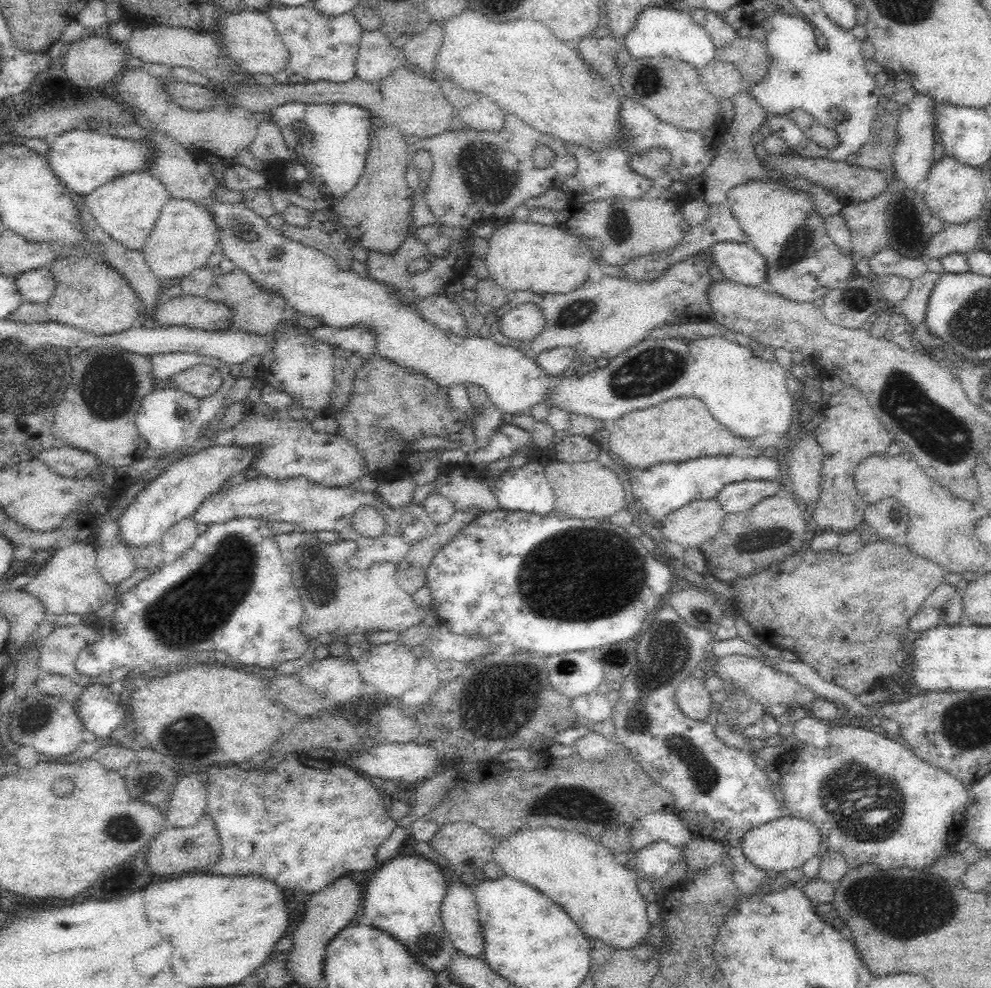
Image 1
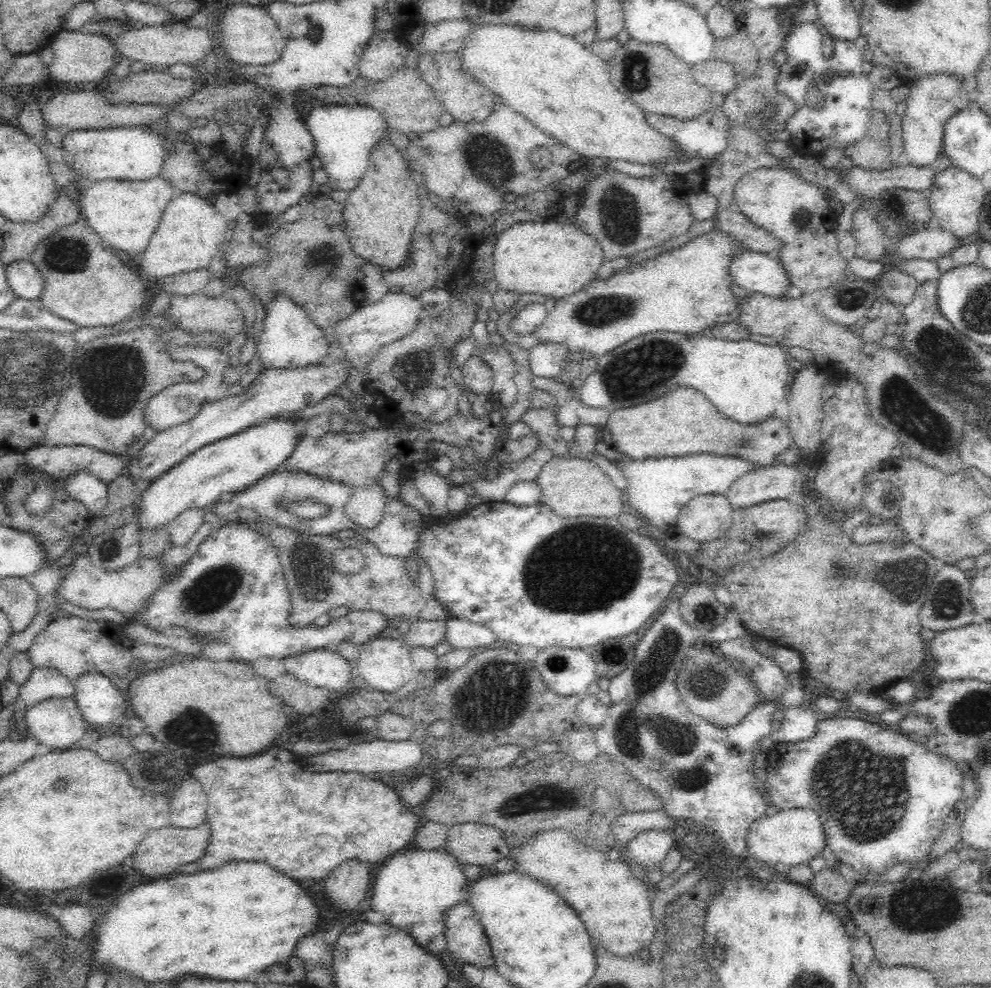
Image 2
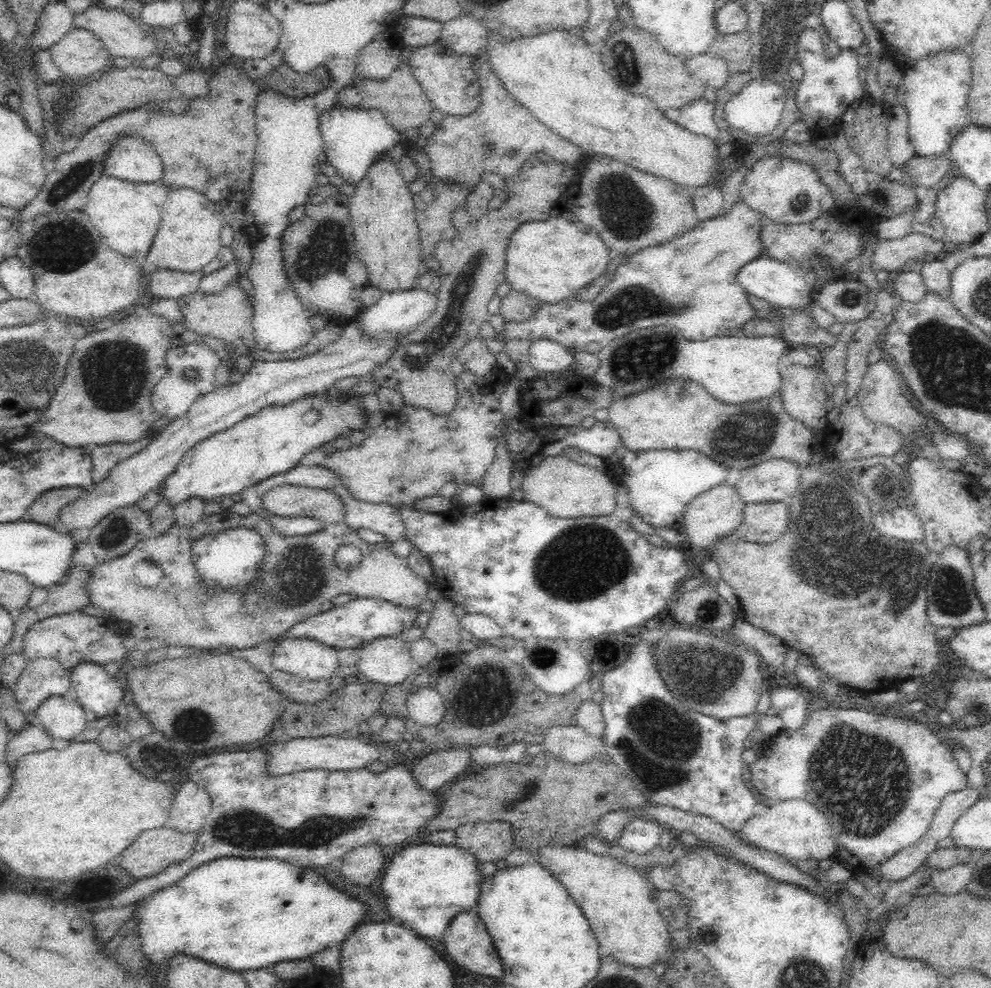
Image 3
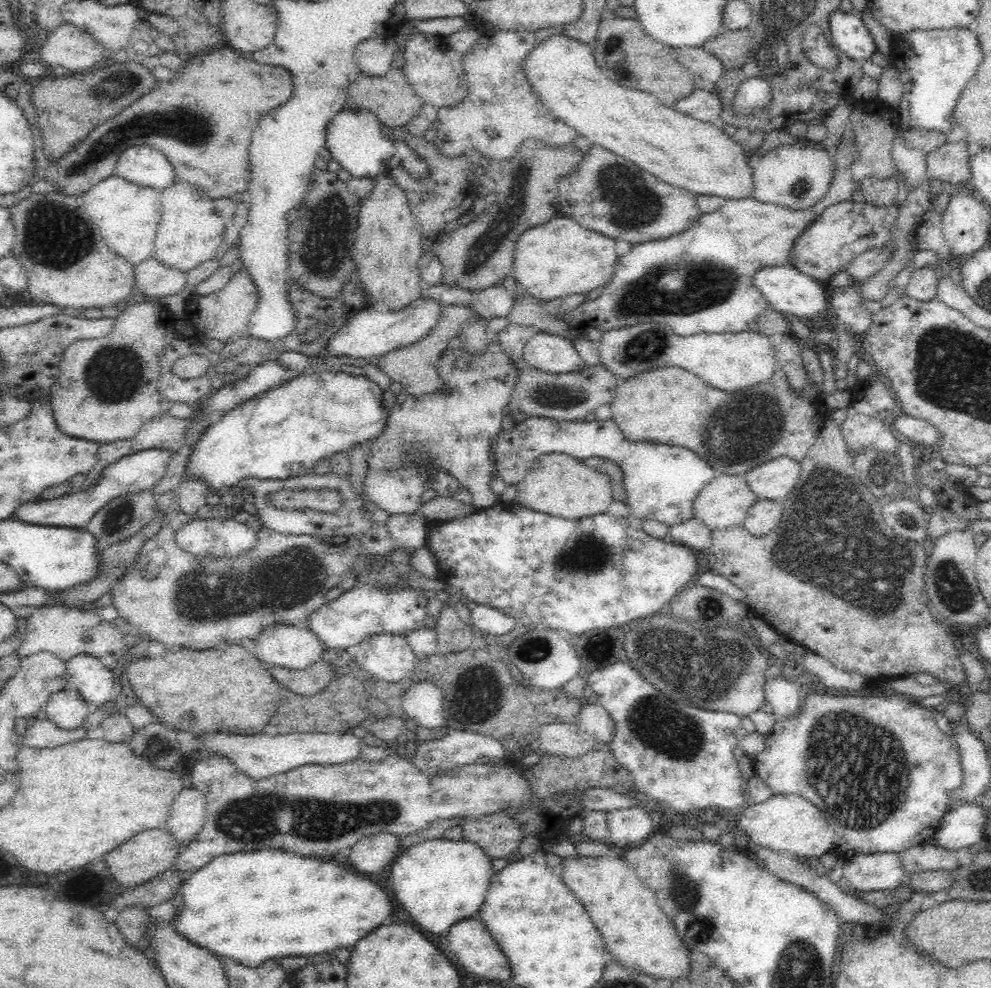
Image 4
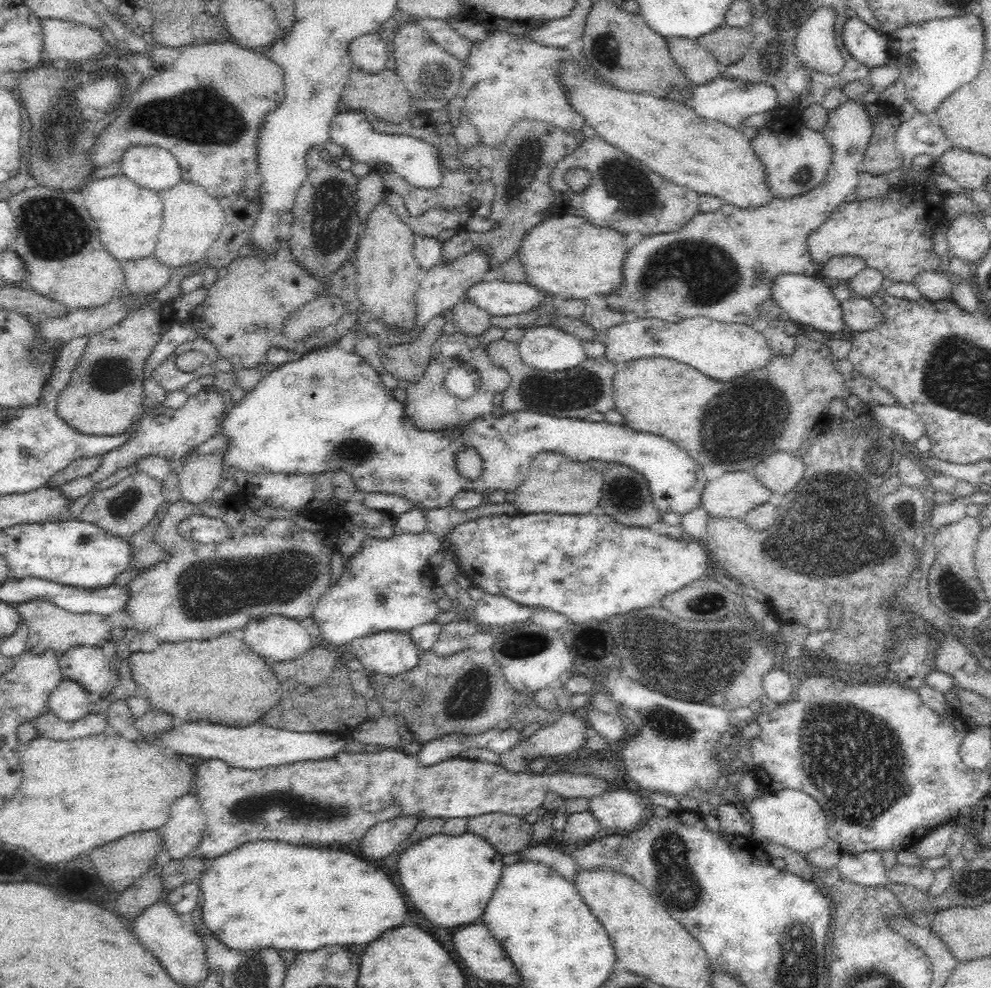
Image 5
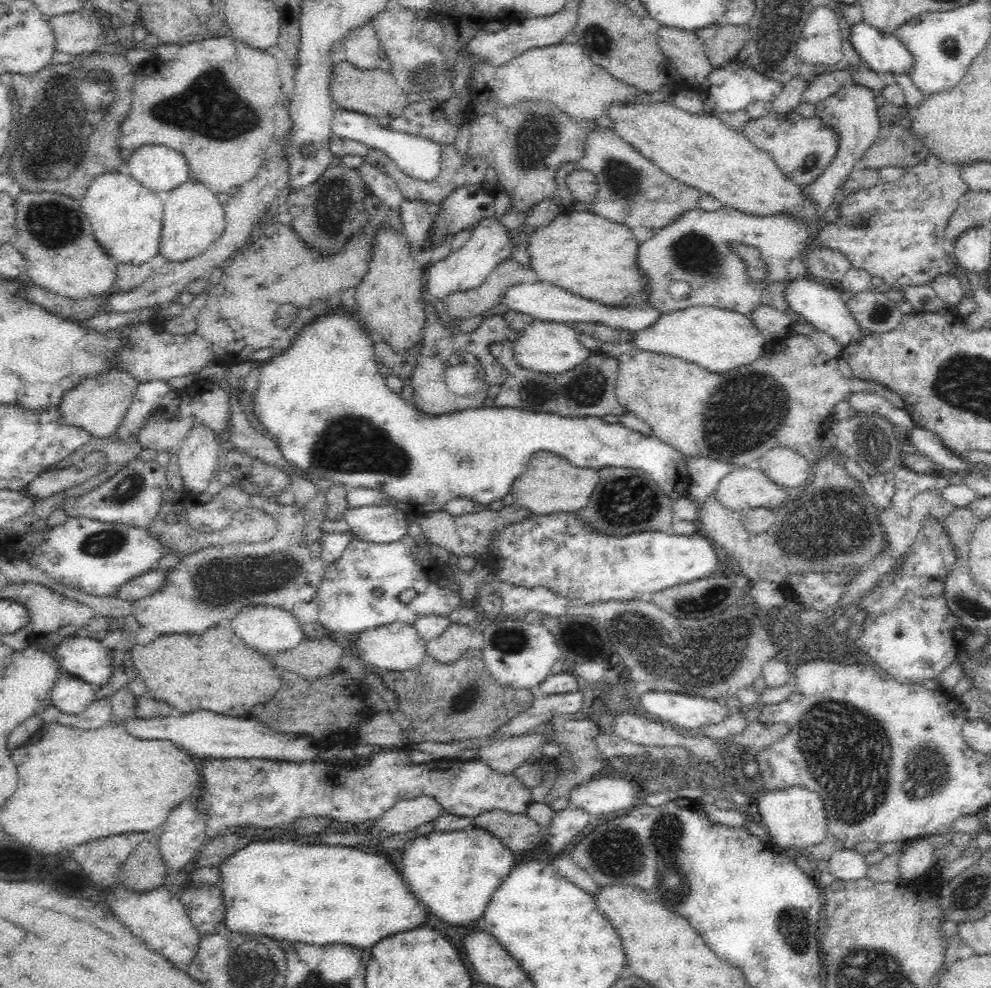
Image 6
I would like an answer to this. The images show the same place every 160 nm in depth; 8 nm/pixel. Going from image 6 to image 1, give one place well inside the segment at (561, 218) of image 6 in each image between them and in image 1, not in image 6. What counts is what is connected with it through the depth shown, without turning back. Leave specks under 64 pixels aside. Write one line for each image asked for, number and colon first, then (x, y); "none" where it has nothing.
1: (527, 256)
2: (552, 259)
3: (549, 261)
4: (561, 257)
5: (566, 255)

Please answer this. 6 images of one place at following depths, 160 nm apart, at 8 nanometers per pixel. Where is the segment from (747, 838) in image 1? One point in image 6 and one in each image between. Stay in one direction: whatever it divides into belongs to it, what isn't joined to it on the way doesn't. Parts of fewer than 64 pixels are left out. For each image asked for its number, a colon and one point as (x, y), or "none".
2: (794, 837)
3: (794, 829)
4: (783, 823)
5: (790, 818)
6: (794, 817)

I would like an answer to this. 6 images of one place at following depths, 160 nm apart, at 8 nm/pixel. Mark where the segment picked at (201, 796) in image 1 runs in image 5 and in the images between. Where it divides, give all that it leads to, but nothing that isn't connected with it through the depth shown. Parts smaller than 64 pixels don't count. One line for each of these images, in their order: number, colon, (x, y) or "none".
2: (188, 807)
3: (188, 814)
4: (187, 815)
5: (181, 833)

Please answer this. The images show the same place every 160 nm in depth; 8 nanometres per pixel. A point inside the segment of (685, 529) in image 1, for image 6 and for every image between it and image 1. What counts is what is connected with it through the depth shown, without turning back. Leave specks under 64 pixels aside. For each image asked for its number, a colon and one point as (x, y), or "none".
2: (705, 517)
3: (712, 514)
4: (724, 502)
5: (734, 494)
6: (741, 488)

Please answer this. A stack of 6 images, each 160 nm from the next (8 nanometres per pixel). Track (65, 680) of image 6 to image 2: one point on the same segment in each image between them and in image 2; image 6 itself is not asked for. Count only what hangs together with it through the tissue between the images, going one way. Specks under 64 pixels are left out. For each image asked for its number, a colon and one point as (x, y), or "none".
2: (57, 723)
3: (62, 717)
4: (66, 709)
5: (68, 701)

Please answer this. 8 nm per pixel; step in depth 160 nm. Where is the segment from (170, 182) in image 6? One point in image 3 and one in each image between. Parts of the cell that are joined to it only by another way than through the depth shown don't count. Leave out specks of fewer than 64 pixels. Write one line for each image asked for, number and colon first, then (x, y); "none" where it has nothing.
3: (131, 158)
4: (144, 164)
5: (152, 167)

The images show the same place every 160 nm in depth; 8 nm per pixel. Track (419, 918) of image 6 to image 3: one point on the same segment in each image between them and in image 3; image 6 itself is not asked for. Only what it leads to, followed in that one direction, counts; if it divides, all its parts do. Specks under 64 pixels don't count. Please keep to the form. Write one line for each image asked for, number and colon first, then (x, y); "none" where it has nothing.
3: (245, 914)
4: (251, 907)
5: (267, 894)

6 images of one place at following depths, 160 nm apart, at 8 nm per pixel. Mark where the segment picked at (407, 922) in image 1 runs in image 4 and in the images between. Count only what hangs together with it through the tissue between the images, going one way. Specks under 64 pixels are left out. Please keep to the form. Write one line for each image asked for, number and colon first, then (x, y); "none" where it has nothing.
2: (413, 889)
3: (425, 885)
4: (439, 882)

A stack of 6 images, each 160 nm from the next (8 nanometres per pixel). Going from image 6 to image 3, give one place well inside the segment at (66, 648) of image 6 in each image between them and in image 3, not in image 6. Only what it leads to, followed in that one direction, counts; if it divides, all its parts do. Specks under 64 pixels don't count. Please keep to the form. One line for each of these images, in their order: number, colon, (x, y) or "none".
3: (99, 694)
4: (97, 684)
5: (86, 665)

